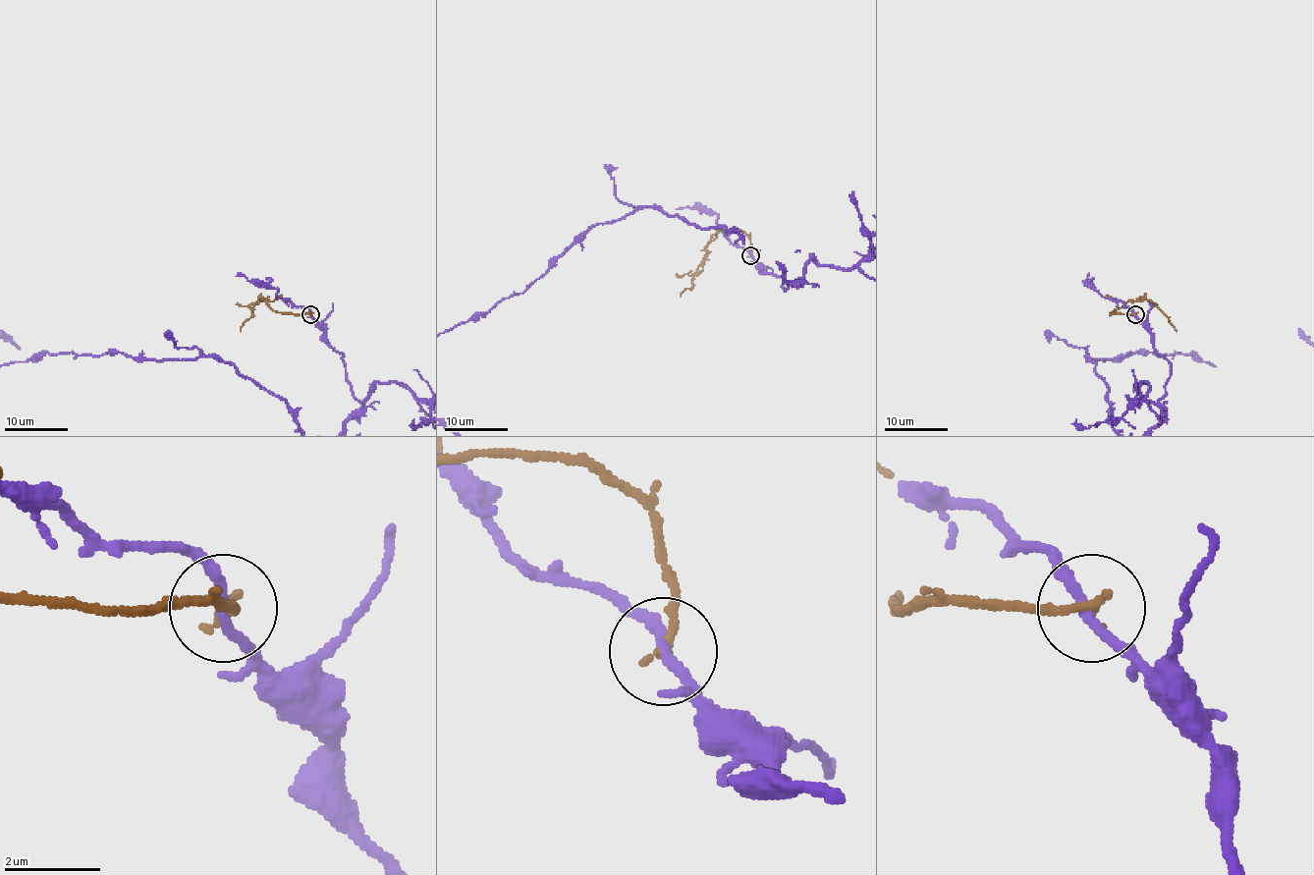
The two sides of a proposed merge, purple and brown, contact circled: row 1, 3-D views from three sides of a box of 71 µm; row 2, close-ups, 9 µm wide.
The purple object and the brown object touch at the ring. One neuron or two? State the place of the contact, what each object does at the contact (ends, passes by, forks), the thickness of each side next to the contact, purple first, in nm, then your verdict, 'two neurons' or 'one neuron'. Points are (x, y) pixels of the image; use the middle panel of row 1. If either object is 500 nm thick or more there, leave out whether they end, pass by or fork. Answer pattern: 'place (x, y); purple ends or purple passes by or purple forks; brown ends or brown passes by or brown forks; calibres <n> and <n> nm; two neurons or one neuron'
place (750, 255); purple passes by; brown ends; calibres 220 and 220 nm; two neurons

